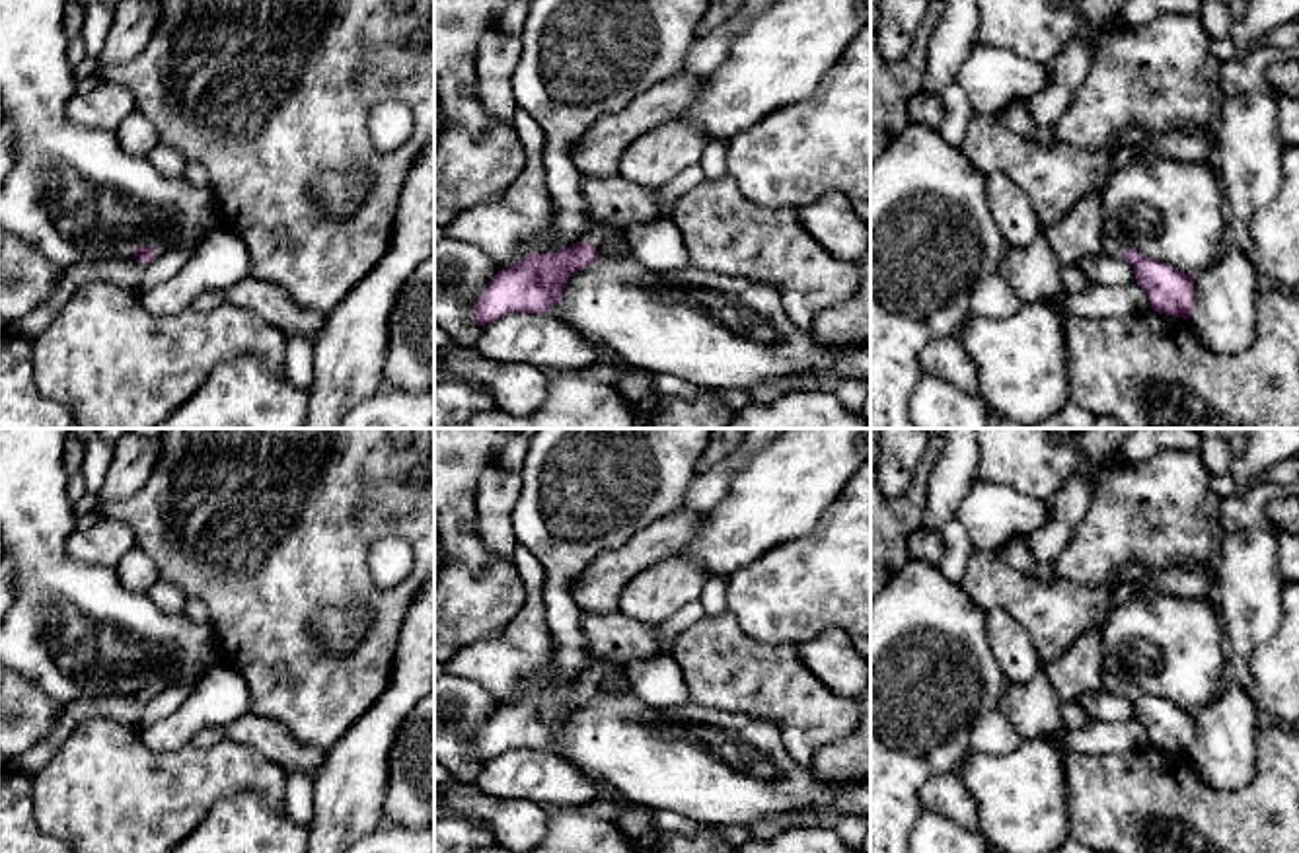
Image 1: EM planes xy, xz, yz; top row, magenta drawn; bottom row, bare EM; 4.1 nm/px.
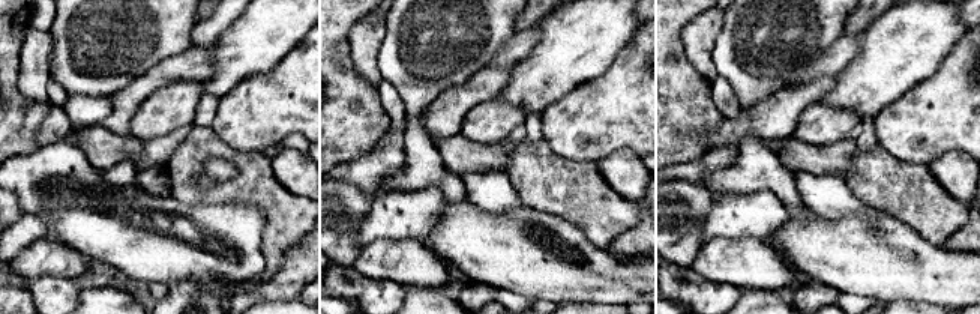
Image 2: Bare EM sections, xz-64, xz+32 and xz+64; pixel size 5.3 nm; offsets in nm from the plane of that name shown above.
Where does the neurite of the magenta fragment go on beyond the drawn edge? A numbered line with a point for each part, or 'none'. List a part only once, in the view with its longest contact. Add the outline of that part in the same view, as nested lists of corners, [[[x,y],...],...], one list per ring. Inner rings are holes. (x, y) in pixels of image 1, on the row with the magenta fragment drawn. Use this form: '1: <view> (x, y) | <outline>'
1: xz (600, 232) | [[[596,224],[584,238],[586,243],[598,247],[606,238],[623,238],[623,230],[619,226],[610,226],[610,224]]]

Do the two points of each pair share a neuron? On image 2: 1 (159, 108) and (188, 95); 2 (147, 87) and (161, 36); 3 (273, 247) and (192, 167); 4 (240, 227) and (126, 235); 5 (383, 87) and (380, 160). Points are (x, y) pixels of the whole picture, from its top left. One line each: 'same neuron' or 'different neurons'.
1: same neuron
2: different neurons
3: same neuron
4: same neuron
5: same neuron

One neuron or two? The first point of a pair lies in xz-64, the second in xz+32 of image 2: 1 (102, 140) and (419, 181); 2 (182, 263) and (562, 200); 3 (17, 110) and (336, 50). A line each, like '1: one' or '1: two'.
1: two
2: two
3: one

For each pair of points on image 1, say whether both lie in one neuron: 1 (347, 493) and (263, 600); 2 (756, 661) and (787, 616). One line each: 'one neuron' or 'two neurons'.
1: one neuron
2: two neurons

